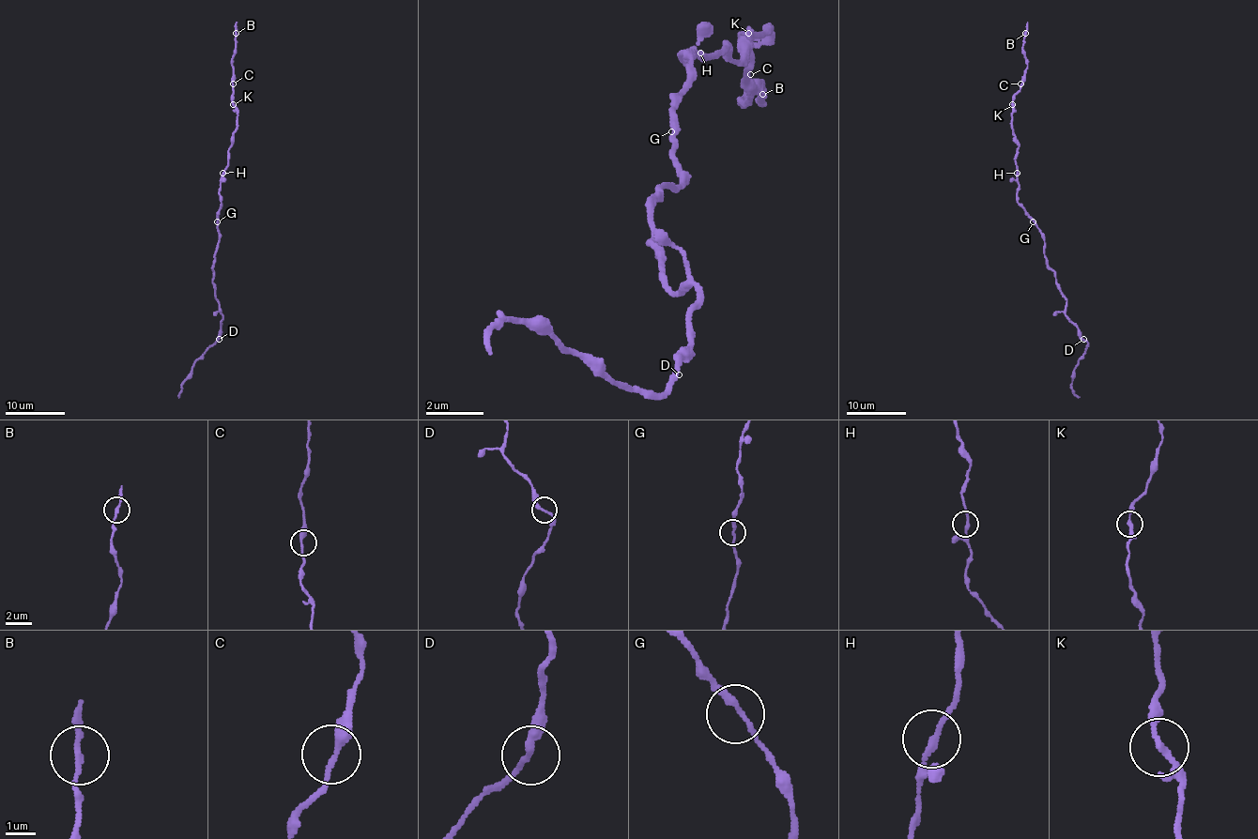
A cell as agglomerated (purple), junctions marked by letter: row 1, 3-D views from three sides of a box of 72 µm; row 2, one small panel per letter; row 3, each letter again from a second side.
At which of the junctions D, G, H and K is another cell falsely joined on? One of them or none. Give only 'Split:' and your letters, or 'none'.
Split: none

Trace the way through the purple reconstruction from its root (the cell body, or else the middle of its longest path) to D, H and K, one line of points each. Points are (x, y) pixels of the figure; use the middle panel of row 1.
D: (679, 131), (679, 189), (657, 189), (650, 210), (657, 274), (679, 296), (700, 296), (679, 374)
H: (679, 131), (679, 96), (685, 88), (685, 67), (693, 60), (679, 53), (685, 60), (700, 53)
K: (679, 131), (679, 96), (693, 60), (679, 53), (685, 60), (722, 45), (736, 60), (772, 31), (750, 31)

